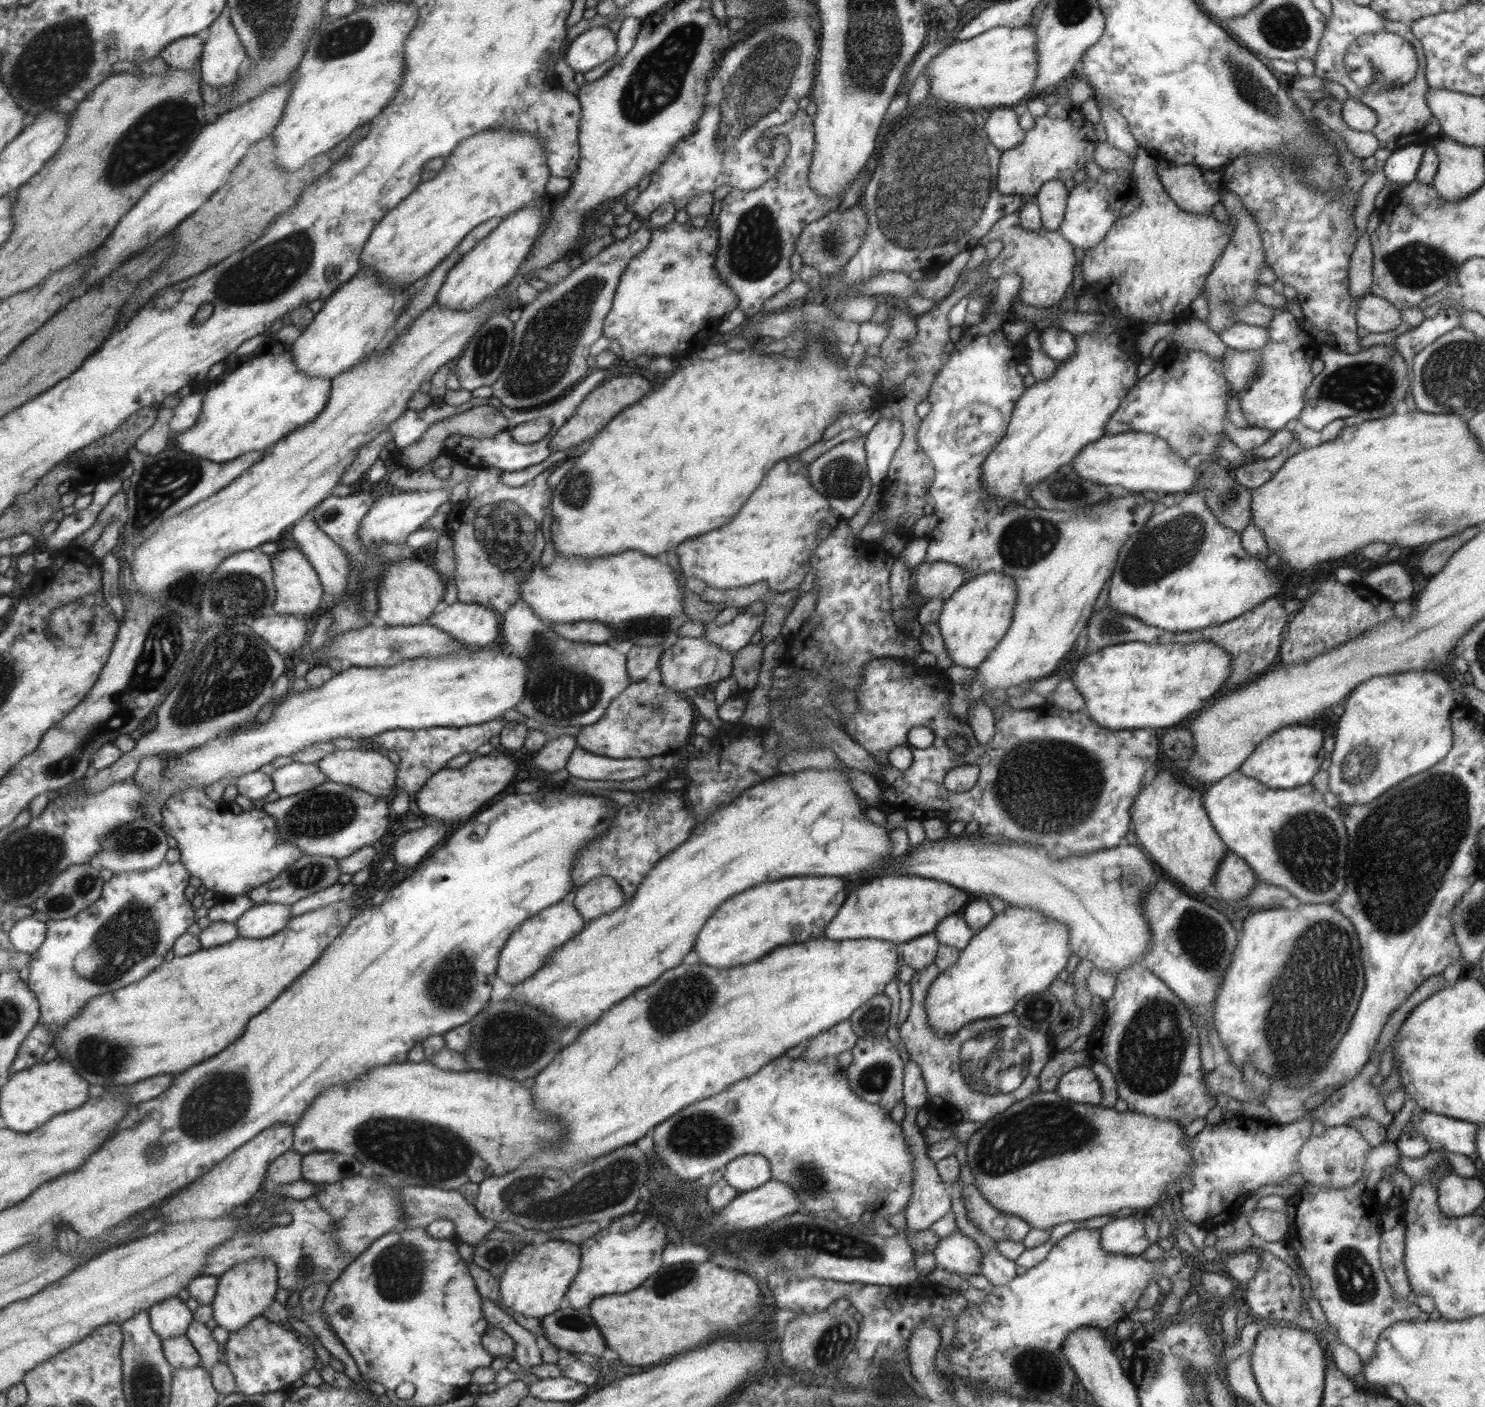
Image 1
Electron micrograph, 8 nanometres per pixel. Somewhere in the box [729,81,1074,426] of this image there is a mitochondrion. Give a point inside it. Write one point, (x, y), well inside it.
(928, 198)

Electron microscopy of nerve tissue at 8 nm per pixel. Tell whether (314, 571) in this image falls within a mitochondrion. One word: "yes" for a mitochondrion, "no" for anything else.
no

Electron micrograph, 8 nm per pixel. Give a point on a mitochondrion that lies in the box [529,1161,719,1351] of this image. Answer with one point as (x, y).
(665, 1285)

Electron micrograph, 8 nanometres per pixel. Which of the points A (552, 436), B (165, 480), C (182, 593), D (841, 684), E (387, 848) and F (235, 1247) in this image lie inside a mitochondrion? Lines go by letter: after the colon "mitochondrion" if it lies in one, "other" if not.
A: other
B: mitochondrion
C: mitochondrion
D: mitochondrion
E: other
F: other

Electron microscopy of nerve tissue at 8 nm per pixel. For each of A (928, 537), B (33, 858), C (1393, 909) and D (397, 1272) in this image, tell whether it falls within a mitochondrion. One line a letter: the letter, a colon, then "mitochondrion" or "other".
A: other
B: mitochondrion
C: mitochondrion
D: mitochondrion

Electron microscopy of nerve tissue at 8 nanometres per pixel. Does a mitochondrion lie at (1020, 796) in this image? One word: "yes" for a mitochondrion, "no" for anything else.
yes

